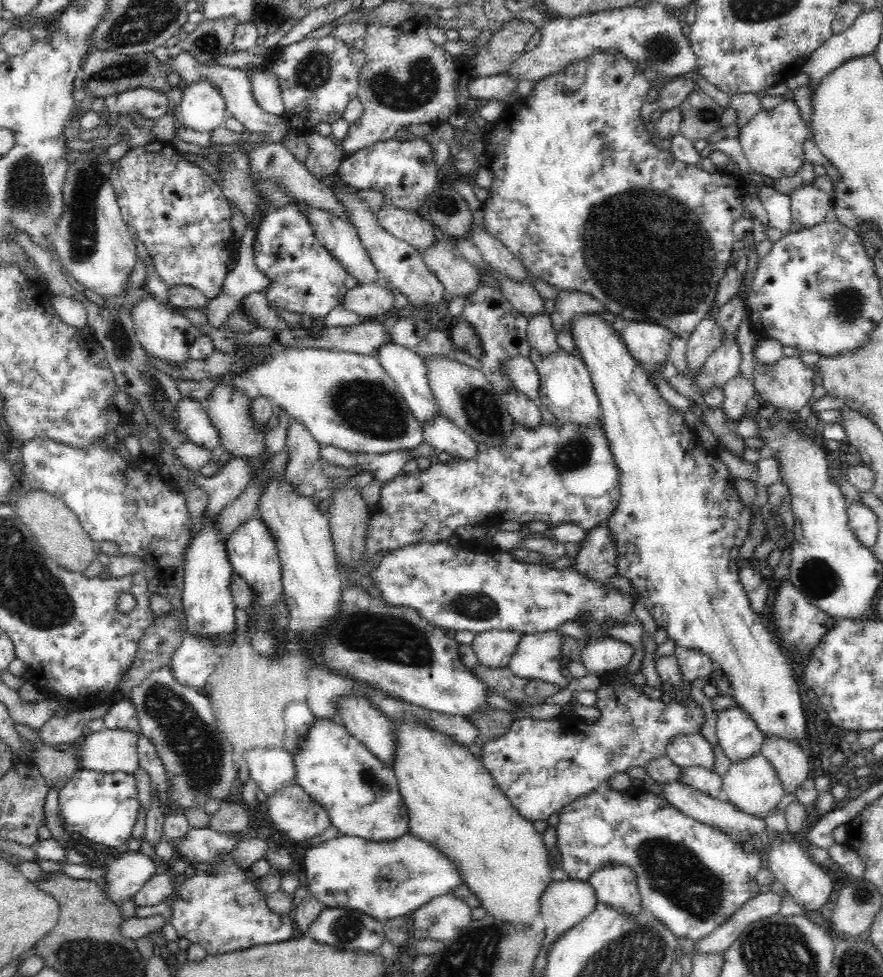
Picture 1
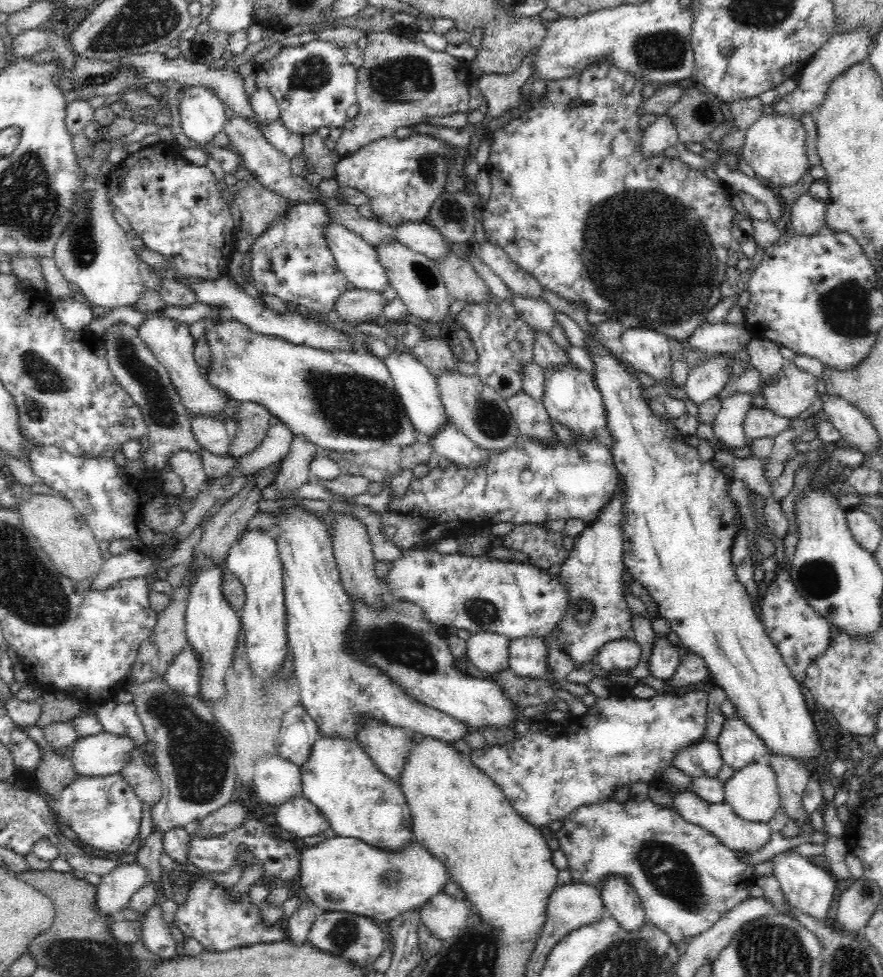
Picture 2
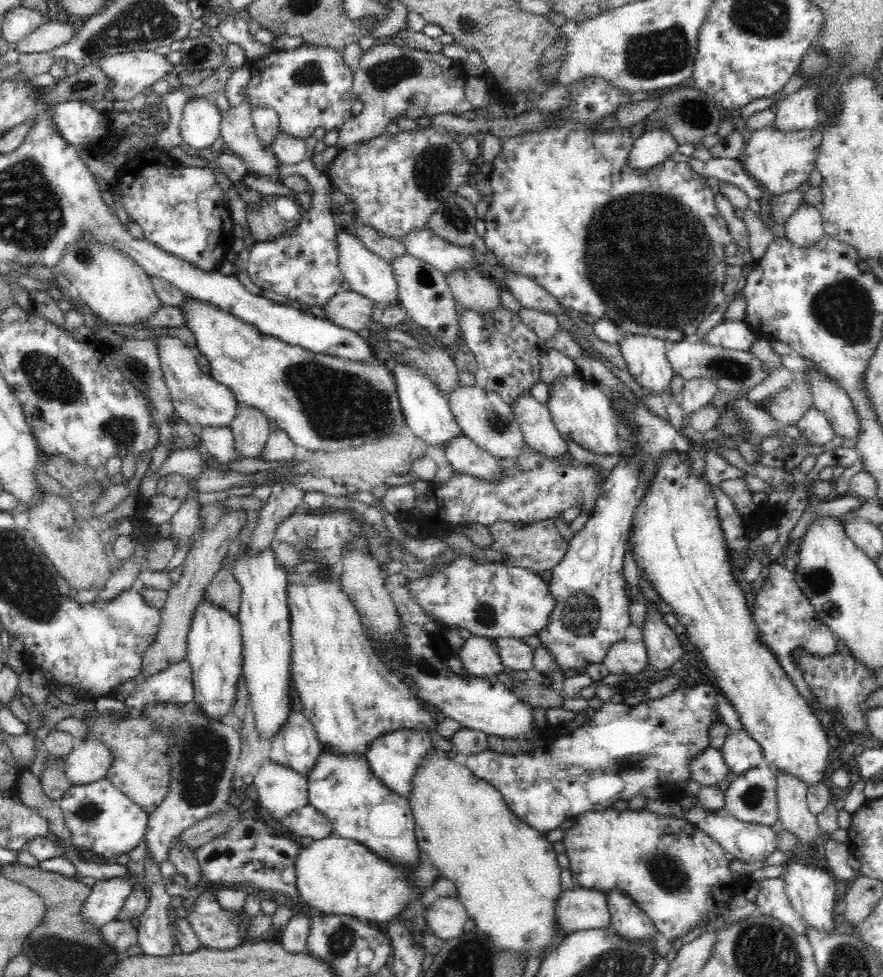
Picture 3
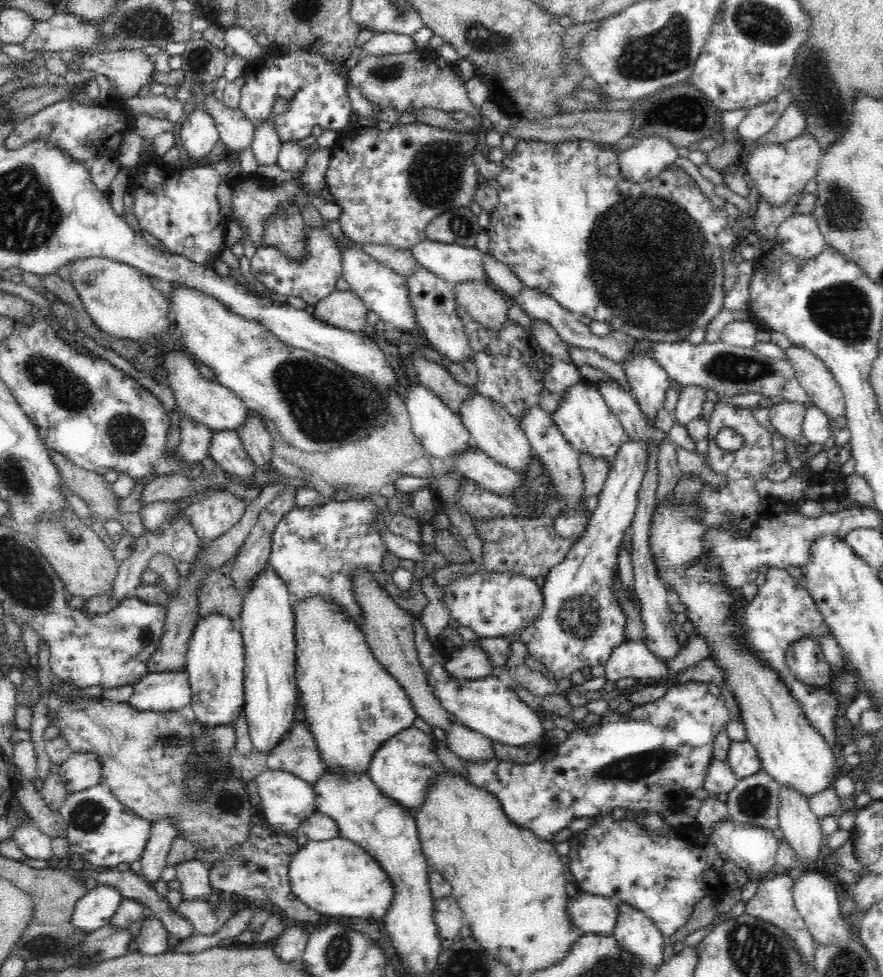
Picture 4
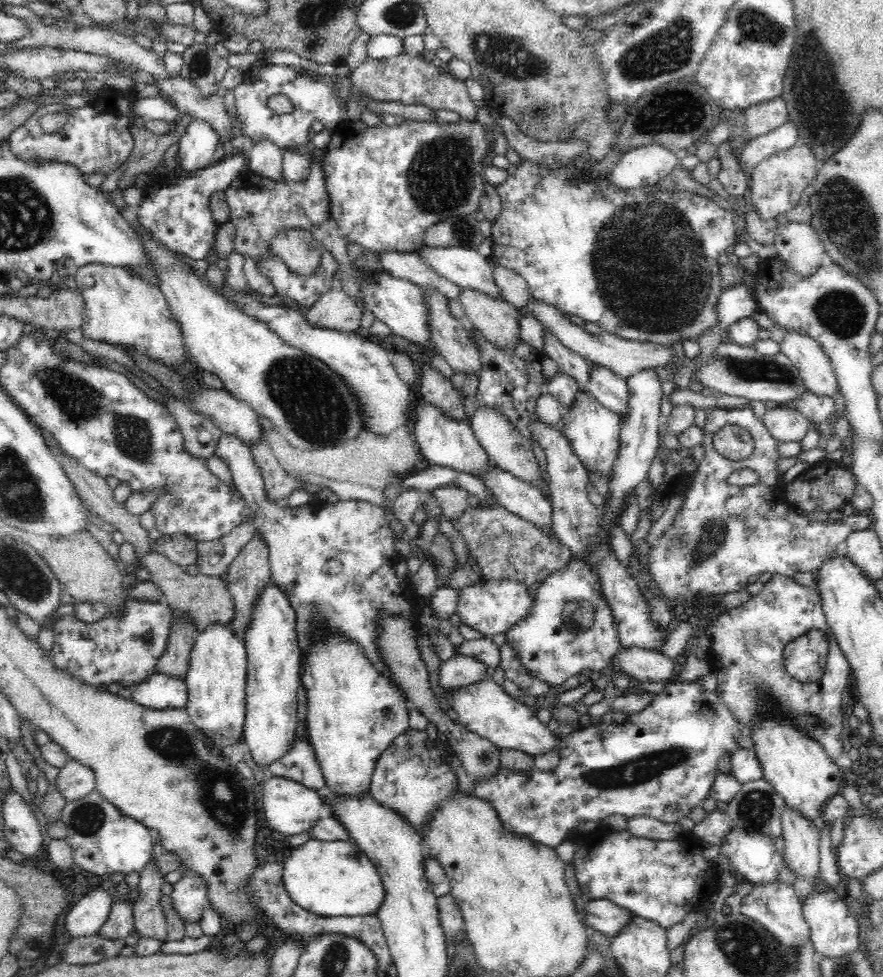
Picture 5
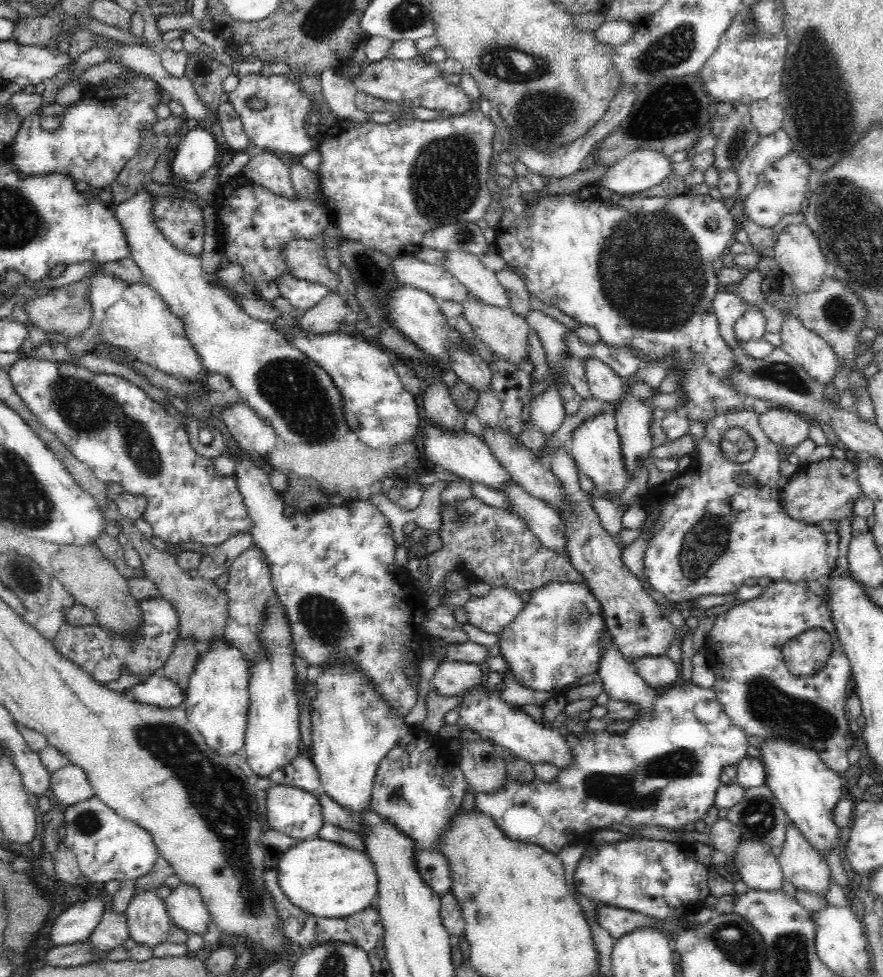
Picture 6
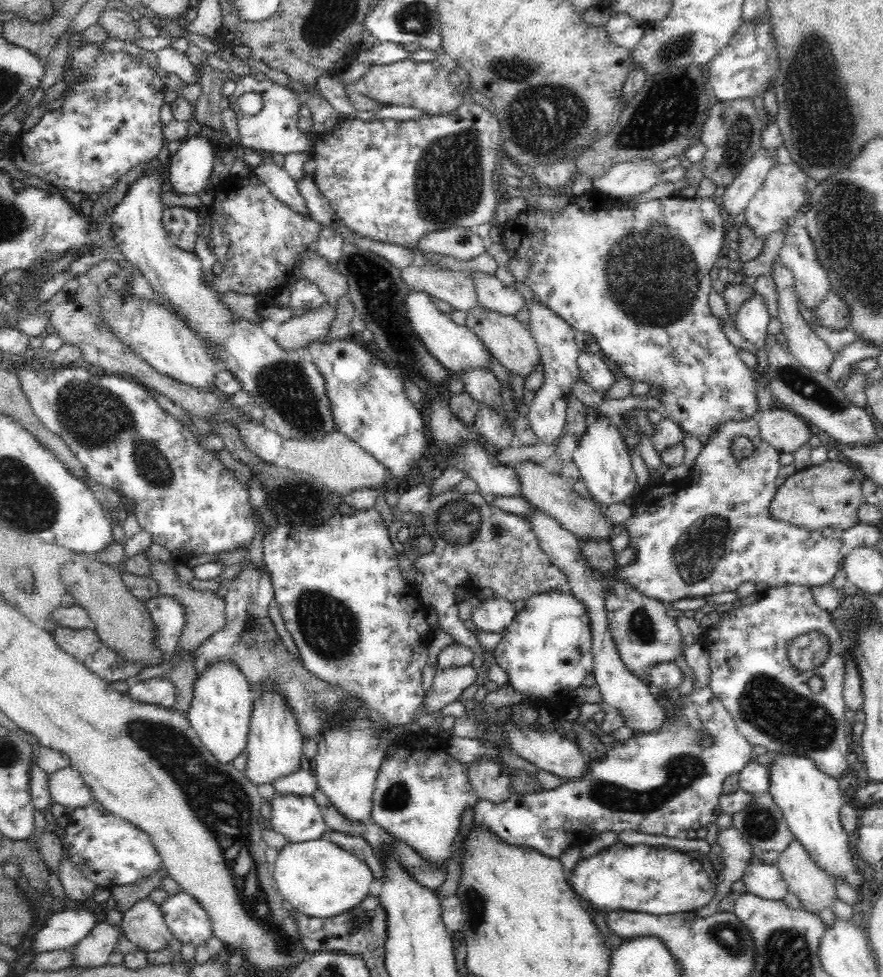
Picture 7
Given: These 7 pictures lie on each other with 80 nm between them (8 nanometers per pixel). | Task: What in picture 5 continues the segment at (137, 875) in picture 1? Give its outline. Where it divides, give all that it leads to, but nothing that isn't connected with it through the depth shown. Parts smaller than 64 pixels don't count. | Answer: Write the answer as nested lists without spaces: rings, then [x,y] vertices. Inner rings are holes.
[[[92,890],[66,912],[64,934],[70,940],[96,934],[98,928],[106,922],[112,898],[104,890]]]

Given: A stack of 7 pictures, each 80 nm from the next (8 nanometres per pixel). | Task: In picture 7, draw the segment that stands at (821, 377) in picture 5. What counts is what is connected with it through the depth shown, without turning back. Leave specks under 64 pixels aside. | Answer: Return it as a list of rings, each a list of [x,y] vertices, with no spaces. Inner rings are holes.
[[[776,256],[774,262],[772,262],[772,270],[770,270],[770,274],[768,275],[775,284],[779,312],[778,318],[782,323],[781,332],[784,333],[788,345],[790,345],[788,346],[788,351],[790,351],[791,355],[794,356],[794,359],[799,360],[806,369],[827,374],[834,361],[835,354],[828,349],[828,346],[826,346],[824,341],[816,336],[814,331],[812,331],[813,327],[810,326],[806,316],[803,315],[802,309],[800,309],[799,292],[795,287],[793,272],[783,264],[779,259],[779,256]]]

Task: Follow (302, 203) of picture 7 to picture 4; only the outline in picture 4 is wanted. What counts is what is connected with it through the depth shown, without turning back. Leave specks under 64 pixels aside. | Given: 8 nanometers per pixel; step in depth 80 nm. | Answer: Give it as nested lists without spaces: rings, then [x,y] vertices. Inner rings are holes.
[[[260,123],[254,131],[251,150],[258,166],[274,166],[277,164],[281,141],[276,129],[267,123]]]

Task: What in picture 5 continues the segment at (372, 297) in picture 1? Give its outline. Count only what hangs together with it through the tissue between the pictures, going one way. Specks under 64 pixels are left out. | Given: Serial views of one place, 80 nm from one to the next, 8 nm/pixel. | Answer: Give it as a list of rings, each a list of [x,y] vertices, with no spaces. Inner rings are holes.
[[[329,290],[303,313],[309,325],[338,331],[358,330],[362,316],[353,297],[342,290]]]

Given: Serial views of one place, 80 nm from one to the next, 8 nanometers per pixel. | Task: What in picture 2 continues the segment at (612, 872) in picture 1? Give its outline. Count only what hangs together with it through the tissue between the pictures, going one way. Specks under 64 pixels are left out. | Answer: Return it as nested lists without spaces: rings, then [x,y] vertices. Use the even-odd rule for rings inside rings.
[[[606,876],[599,885],[606,912],[624,931],[639,931],[649,924],[633,886],[622,876]]]

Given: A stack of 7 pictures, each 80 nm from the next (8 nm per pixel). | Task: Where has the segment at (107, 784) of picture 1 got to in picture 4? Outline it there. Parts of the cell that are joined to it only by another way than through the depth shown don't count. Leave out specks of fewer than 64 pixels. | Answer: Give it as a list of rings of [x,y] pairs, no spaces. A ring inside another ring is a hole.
[[[98,783],[68,794],[59,813],[66,824],[66,840],[74,859],[82,859],[100,870],[114,870],[121,863],[131,866],[135,861],[142,860],[150,840],[151,824],[120,804],[106,785]]]

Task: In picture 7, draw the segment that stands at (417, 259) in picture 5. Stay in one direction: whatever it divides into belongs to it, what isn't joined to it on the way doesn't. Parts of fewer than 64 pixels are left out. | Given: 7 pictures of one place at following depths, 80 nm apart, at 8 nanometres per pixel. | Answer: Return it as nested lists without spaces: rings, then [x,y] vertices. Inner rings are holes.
[[[406,267],[400,271],[410,290],[440,298],[448,302],[452,310],[463,310],[467,313],[479,305],[473,281],[476,272],[440,271],[436,267]]]

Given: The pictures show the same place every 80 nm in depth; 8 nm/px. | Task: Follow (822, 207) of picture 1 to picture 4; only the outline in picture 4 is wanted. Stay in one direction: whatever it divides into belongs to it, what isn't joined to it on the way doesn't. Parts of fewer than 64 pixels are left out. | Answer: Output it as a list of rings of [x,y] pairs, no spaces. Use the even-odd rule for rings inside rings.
[[[813,213],[788,217],[777,228],[775,239],[788,255],[802,264],[818,256],[825,246]]]

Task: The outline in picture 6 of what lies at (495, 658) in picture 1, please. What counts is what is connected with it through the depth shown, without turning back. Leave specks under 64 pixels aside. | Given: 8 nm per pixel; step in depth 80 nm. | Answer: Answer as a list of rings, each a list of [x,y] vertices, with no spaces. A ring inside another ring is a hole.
[[[446,661],[435,670],[431,684],[440,696],[451,697],[480,684],[482,675],[477,664]]]

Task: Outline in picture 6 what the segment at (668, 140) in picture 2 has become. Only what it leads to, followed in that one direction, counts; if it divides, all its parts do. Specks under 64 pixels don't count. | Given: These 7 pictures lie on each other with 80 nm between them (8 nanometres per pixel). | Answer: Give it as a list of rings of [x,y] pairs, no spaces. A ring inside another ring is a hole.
[[[654,150],[631,152],[594,183],[612,193],[634,194],[660,184],[670,174],[670,164],[669,157]]]

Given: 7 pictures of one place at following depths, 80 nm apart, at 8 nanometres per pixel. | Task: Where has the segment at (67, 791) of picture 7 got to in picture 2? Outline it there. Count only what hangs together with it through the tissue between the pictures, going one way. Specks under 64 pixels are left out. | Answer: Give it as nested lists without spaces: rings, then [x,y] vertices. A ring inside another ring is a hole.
[[[106,731],[78,738],[68,751],[72,759],[72,767],[74,767],[74,776],[103,777],[118,773],[120,768],[130,760],[128,755],[130,748],[132,748],[132,739],[129,736],[117,737]]]

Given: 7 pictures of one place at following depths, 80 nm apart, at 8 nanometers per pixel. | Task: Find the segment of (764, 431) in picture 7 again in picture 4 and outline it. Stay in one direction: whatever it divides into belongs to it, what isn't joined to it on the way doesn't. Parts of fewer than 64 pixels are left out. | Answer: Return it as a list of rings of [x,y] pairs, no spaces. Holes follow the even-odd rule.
[[[779,400],[774,404],[769,404],[768,409],[770,411],[770,425],[782,438],[801,440],[802,426],[804,426],[807,412],[803,404]]]

